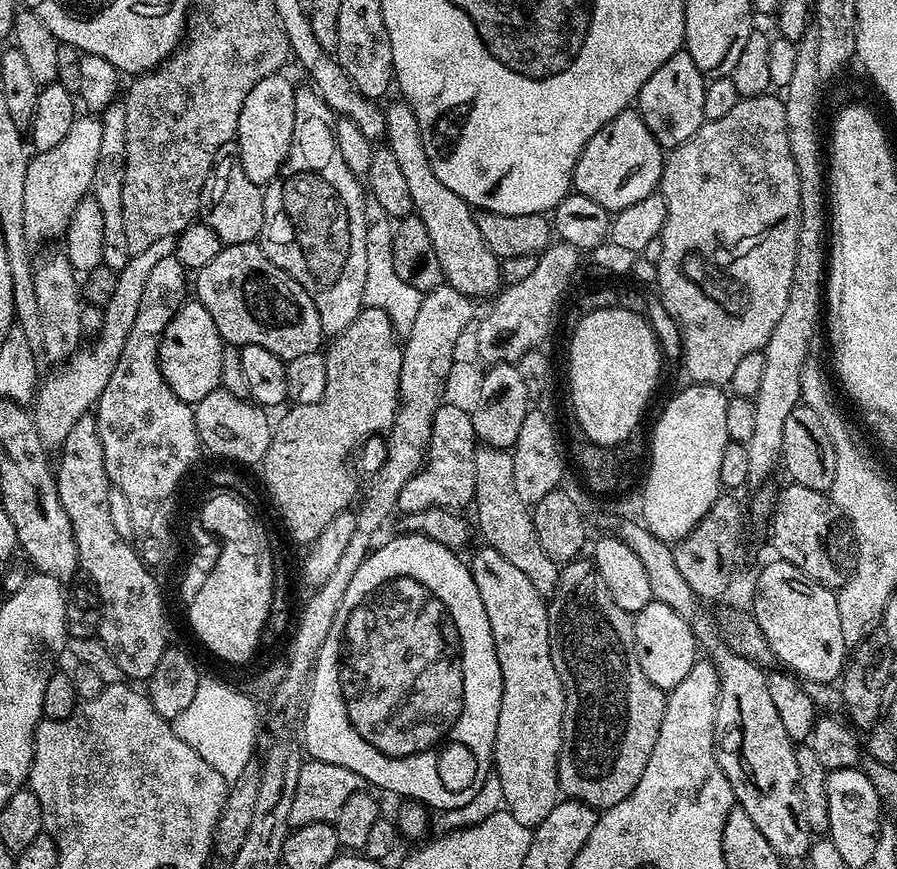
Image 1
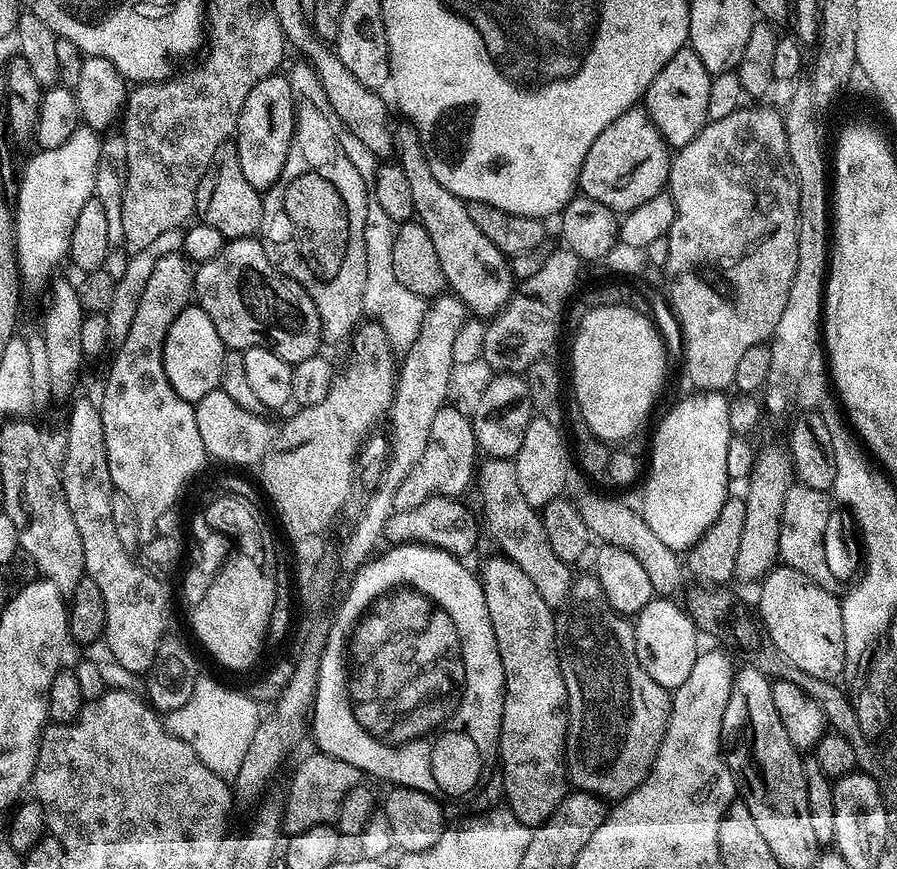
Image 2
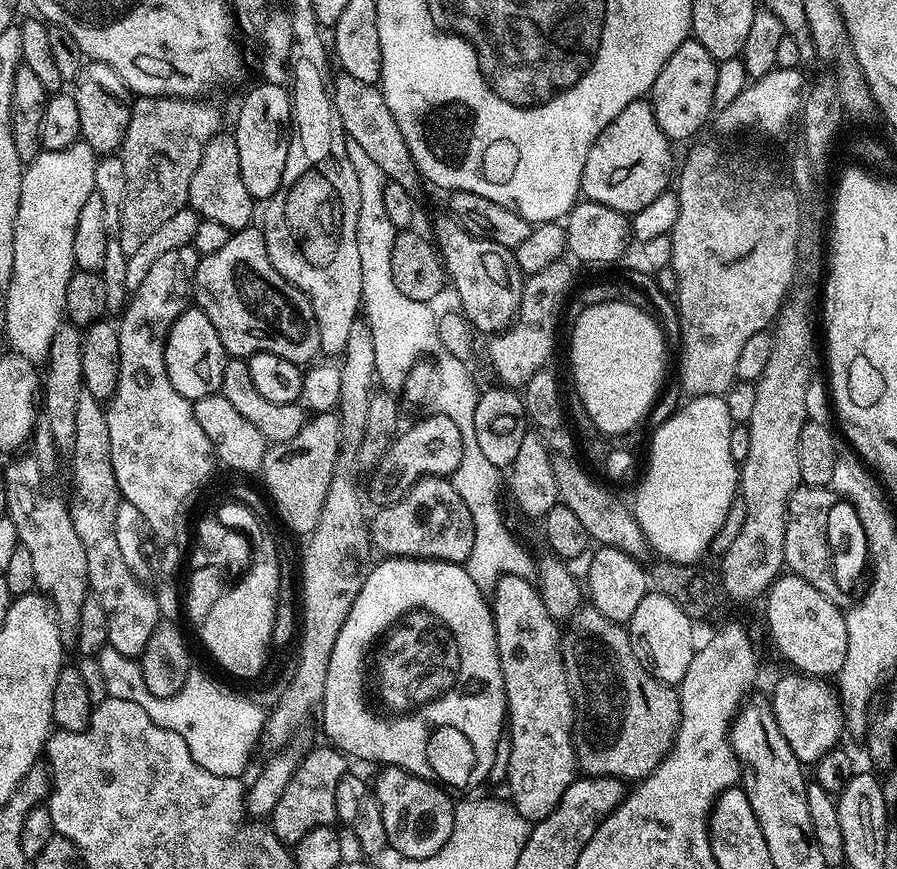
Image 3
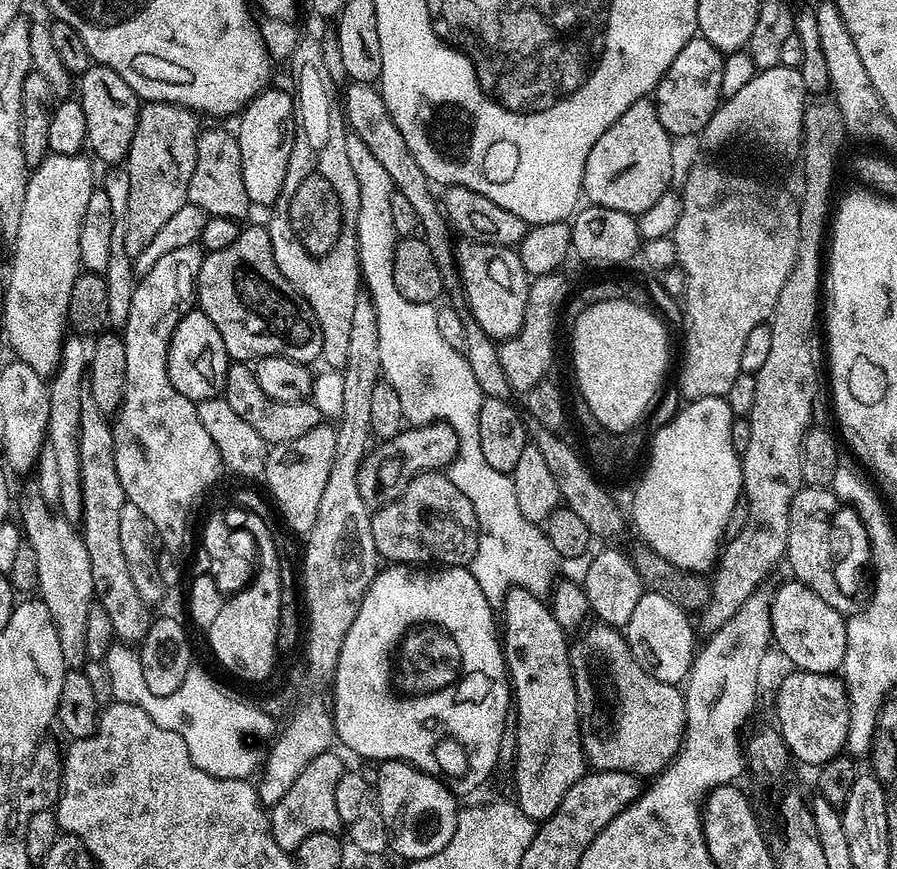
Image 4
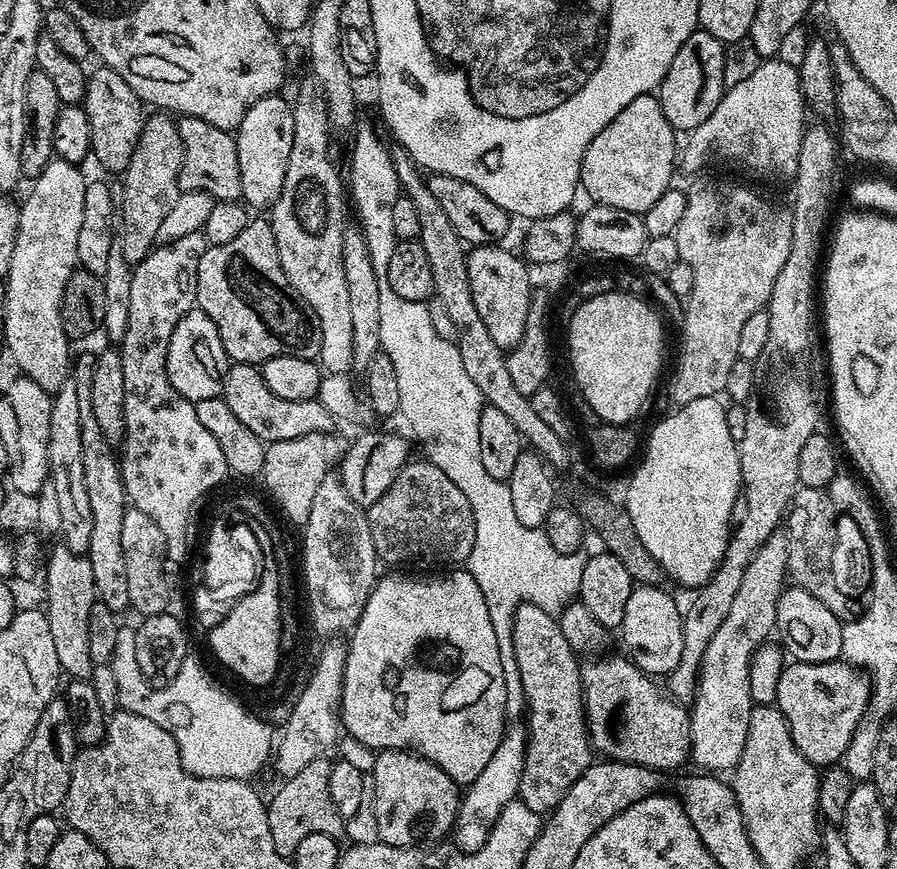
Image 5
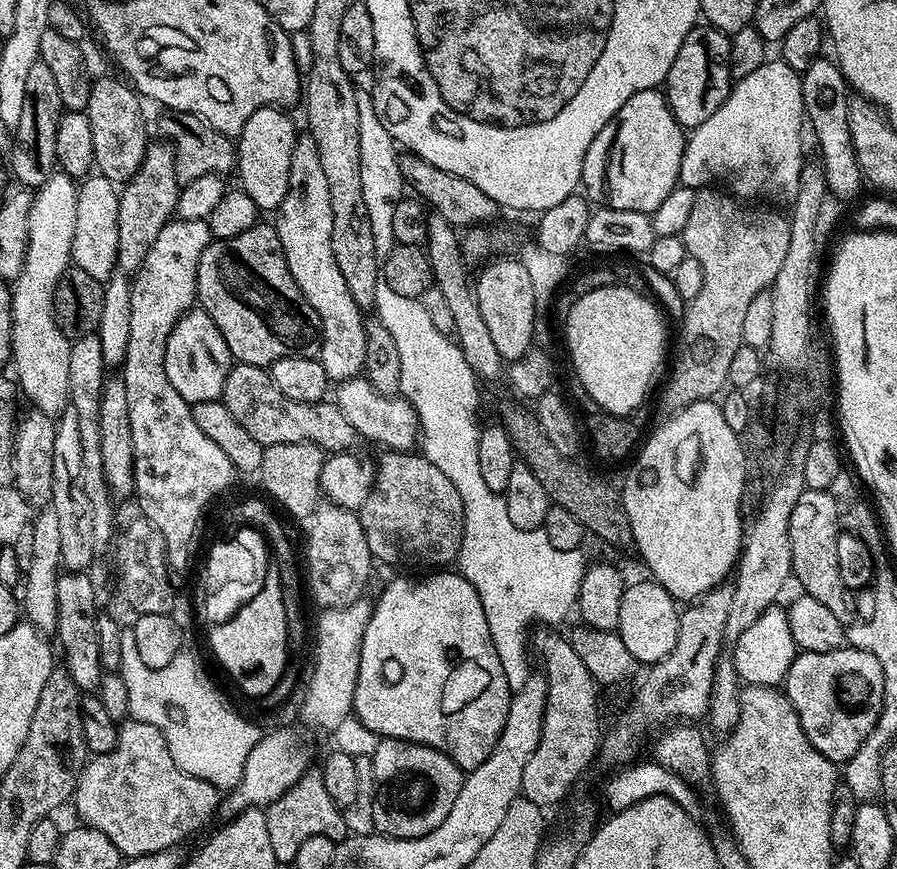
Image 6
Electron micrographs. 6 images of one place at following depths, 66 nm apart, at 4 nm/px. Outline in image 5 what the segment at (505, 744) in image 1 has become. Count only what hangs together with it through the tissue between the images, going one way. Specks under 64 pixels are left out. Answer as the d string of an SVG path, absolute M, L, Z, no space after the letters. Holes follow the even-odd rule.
M519 604L519 606L516 607L512 637L514 638L514 659L518 661L518 674L522 678L526 717L528 716L528 720L526 719L528 745L526 746L526 758L524 759L522 774L520 775L520 790L518 798L522 802L526 802L526 806L530 806L530 810L534 810L541 814L548 814L551 813L552 809L558 806L558 802L562 802L562 798L566 798L570 786L574 786L574 782L578 782L578 778L594 760L594 749L588 739L588 724L584 720L584 691L582 690L582 682L580 681L581 661L578 659L577 653L572 651L570 642L566 642L566 634L562 634L559 619L557 619L553 613L542 610L533 604Z

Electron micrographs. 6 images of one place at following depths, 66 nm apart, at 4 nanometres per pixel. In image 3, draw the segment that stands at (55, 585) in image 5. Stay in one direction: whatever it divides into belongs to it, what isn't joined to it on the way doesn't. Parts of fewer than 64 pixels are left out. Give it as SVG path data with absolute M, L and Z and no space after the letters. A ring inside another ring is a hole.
M27 454L27 456L20 456L17 460L10 461L4 468L4 480L2 480L2 486L6 490L6 515L14 522L14 526L18 526L20 546L30 550L34 560L35 587L51 600L52 607L56 609L56 619L60 621L63 635L72 638L76 635L78 614L82 614L82 602L90 594L86 574L86 550L82 550L82 541L78 538L78 533L74 531L74 522L70 522L65 497L63 495L55 496L44 485L44 481L46 481L46 475L34 455Z

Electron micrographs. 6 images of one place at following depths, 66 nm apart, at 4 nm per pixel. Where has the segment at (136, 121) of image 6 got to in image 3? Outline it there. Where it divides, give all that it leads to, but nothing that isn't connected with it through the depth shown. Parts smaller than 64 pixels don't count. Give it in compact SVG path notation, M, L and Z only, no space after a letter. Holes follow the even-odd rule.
M88 62L80 69L71 89L74 102L78 102L80 140L97 154L115 153L123 142L132 113L131 103L127 99L124 101L124 95L129 95L129 92L126 82L122 82L122 78L110 66Z

